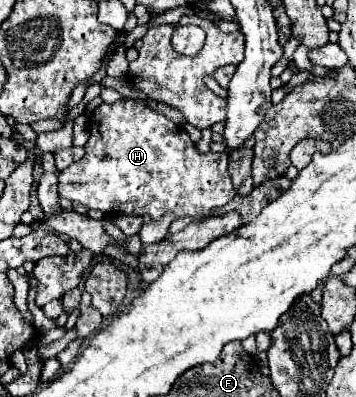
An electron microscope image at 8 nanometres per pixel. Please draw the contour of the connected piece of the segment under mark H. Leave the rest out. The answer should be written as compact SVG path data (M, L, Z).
M118 101L118 103L102 103L92 113L90 139L84 145L86 155L60 171L58 175L58 193L70 201L78 201L88 209L100 209L104 213L126 213L126 215L150 215L152 219L162 217L166 211L174 211L176 217L192 215L204 217L214 207L226 205L234 195L234 187L228 175L228 153L198 153L196 145L184 131L168 117L150 111L142 103Z

